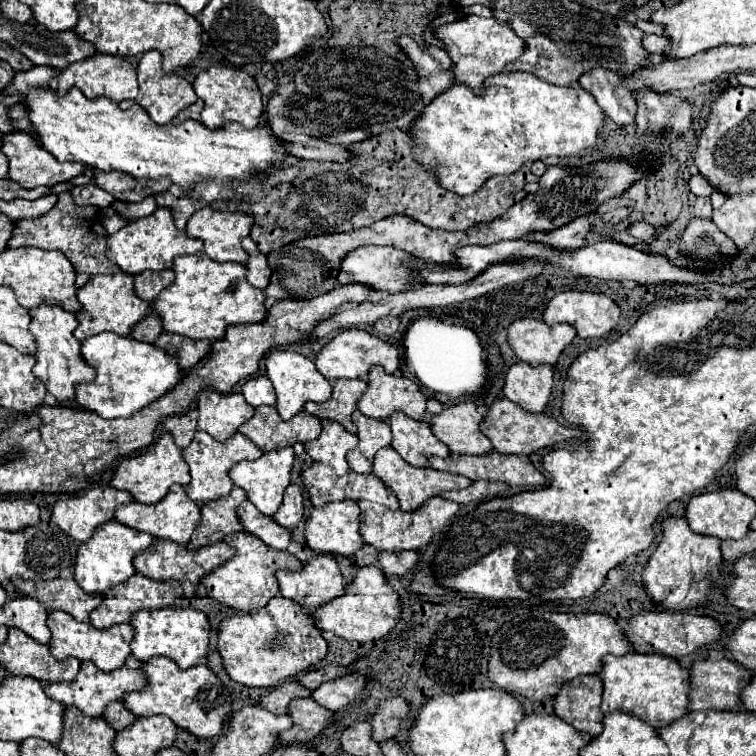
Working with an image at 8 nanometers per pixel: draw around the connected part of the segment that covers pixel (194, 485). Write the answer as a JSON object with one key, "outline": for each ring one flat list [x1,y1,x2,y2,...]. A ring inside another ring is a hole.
{"outline":[[197,432,193,442,183,450,183,458,185,462,189,464,189,470,191,470,191,484,185,486,185,492,187,496,197,502,197,504,203,504,203,502,209,502,209,500,217,500,217,498,223,498,231,492,233,488,233,482,229,478,229,470,233,468,233,464,241,462,241,460,257,460,261,458,261,450,259,446,255,446,253,442,249,442,247,436,243,434,235,434,233,438,225,440,225,442,217,442,211,434,207,432]]}

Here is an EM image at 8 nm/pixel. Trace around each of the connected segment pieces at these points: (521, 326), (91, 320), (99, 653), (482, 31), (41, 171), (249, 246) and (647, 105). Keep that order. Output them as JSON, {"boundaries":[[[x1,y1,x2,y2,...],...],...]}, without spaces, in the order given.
{"boundaries":[[[537,318,515,320,507,332,515,356,531,366,555,366,565,346,569,346,577,336,575,328,569,324,547,326,543,320]],[[117,272,113,276,93,276,83,288,79,288,77,298,85,308,83,312,75,314,79,320,79,326,75,328,77,340,89,338,101,332,115,332,115,334,129,336,133,326,137,326,149,314,149,304,135,294,133,276,125,272]],[[49,612,47,618,47,626,53,632,53,638,49,642,49,650,55,658,69,658,75,656,79,660,89,660,93,664,99,666,99,670,103,672,113,672,117,668,121,668,127,660,127,656,131,654,131,640,133,640,133,626,131,624,117,624,113,628,107,630,97,630,87,622,77,622,73,616,65,614,65,612]],[[465,16,463,20,457,20,453,24,443,24,437,28,437,38,441,38,447,46,455,68,455,76,461,84,471,86,477,94,485,92,485,80,493,74,499,74,507,68,507,64,515,62,525,52,525,40,515,34,515,30,509,26,509,22,499,22,493,18,481,18,481,16]],[[23,132,23,140,19,136,17,142,21,144,13,142,13,134,5,136,1,152,9,160,9,178,23,188,55,186,83,172,81,164,59,164,27,132]],[[249,236,243,240,243,248,249,254,249,262,247,262,247,278,249,278,249,282,255,288,265,290,269,286,269,278,273,274,269,264,267,264,267,256,257,250,257,244]],[[651,88,635,90,633,96,639,102,637,110,637,134,661,134,675,126,675,136,685,136,693,126,693,104,685,98,667,92,657,94]]]}

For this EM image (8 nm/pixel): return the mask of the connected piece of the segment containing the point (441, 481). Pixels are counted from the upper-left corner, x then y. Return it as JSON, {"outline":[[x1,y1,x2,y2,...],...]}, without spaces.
{"outline":[[385,448,385,450,377,452,377,458,373,460,373,474,395,492,395,496,399,498,401,510,405,510,405,512,413,512,413,510,421,508,429,498,439,496,441,492,467,488,471,484,471,480,465,476,453,476,449,472,437,472,433,468,413,468,405,460,401,460,401,456,393,448]]}

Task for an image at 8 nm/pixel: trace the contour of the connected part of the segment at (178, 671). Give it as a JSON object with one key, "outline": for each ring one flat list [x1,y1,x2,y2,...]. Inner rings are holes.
{"outline":[[165,656,151,658,143,664,143,670,147,674,147,688,141,692,125,694,123,702,135,716,157,716,165,714,169,716,179,728,189,730,197,738,217,738,223,730,223,724,227,716,231,714,231,694,223,686,223,682,215,676,215,672,207,664,193,666,189,670,179,668,173,660]]}

